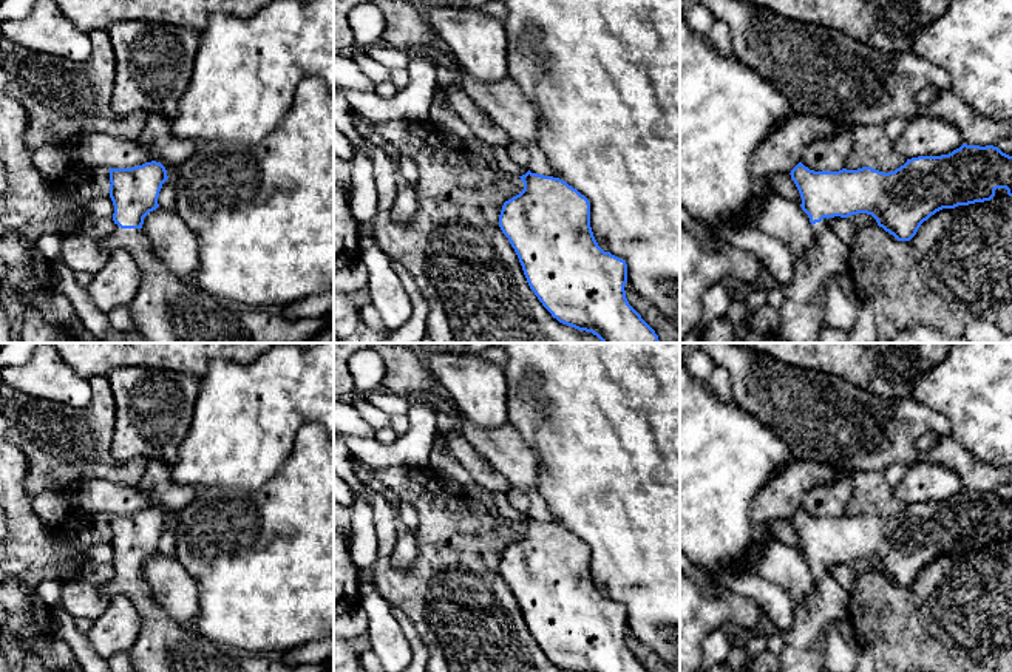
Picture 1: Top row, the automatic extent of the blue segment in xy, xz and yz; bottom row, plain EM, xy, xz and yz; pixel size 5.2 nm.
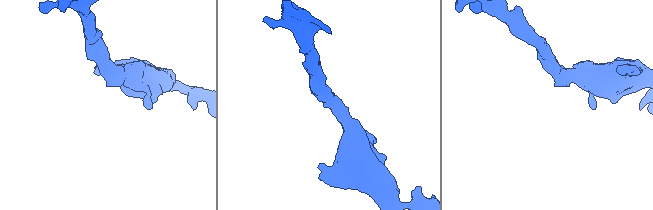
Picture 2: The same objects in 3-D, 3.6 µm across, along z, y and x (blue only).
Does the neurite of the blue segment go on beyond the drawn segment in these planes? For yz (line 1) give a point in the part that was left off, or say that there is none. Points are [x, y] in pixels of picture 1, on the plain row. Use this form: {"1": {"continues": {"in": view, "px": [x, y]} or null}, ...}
{"1": {"continues": {"in": "yz", "px": [804, 643]}}}

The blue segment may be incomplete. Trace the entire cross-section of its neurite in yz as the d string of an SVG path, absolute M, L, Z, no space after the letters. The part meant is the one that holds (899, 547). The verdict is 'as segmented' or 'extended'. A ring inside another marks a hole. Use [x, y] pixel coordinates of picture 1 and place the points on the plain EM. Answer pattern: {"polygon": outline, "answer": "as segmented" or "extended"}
{"polygon": "M963 490L949 501L907 505L888 519L871 513L814 518L799 508L790 521L800 539L800 553L810 562L816 590L794 607L793 624L783 633L783 649L777 655L780 672L827 672L825 626L830 621L848 619L851 598L851 593L828 575L828 564L867 559L898 587L910 587L921 570L942 555L990 547L997 535L1006 535L1012 542L1012 502L993 491Z", "answer": "extended"}

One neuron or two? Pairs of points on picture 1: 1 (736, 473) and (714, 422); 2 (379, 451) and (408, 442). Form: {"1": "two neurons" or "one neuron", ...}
{"1": "one neuron", "2": "one neuron"}

